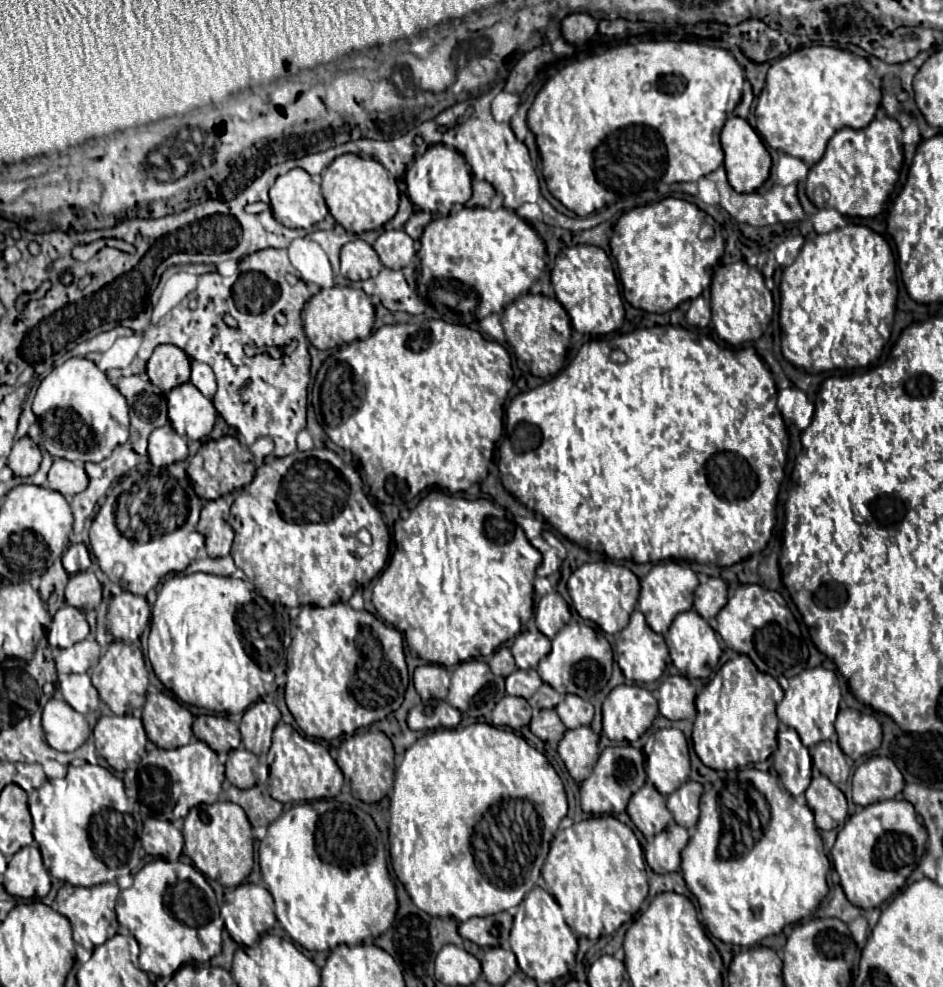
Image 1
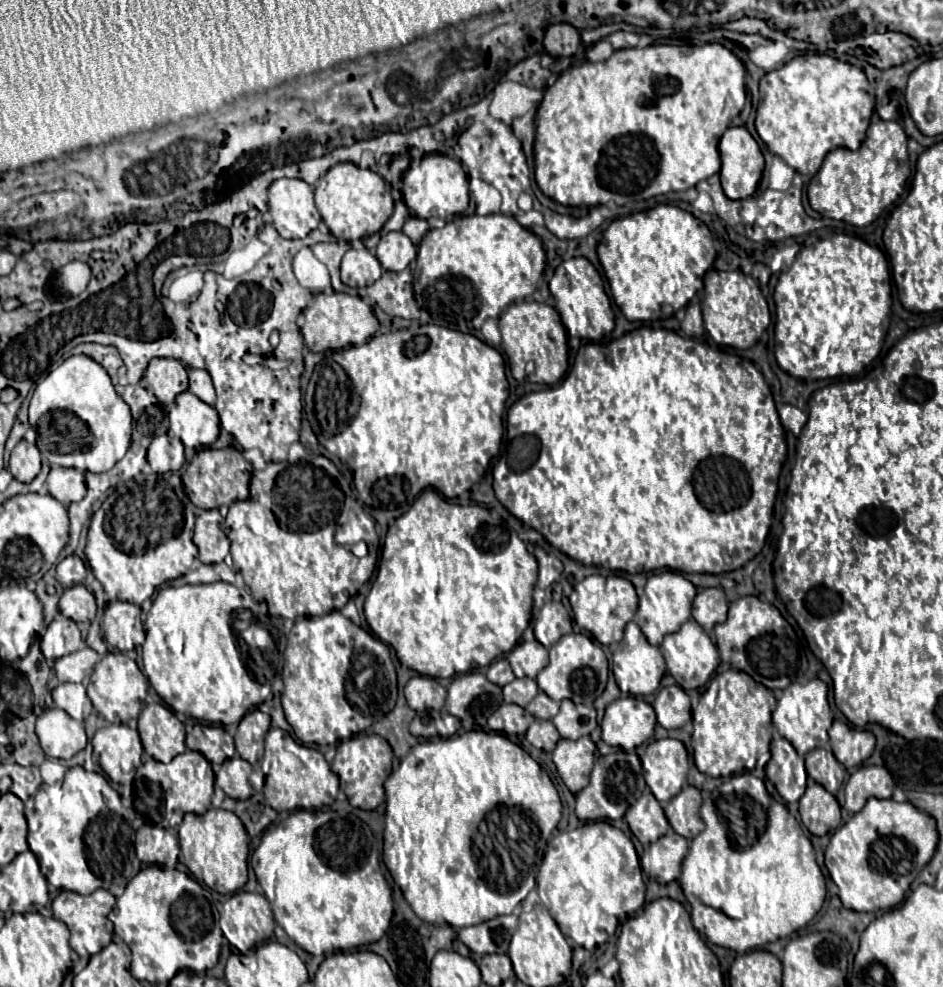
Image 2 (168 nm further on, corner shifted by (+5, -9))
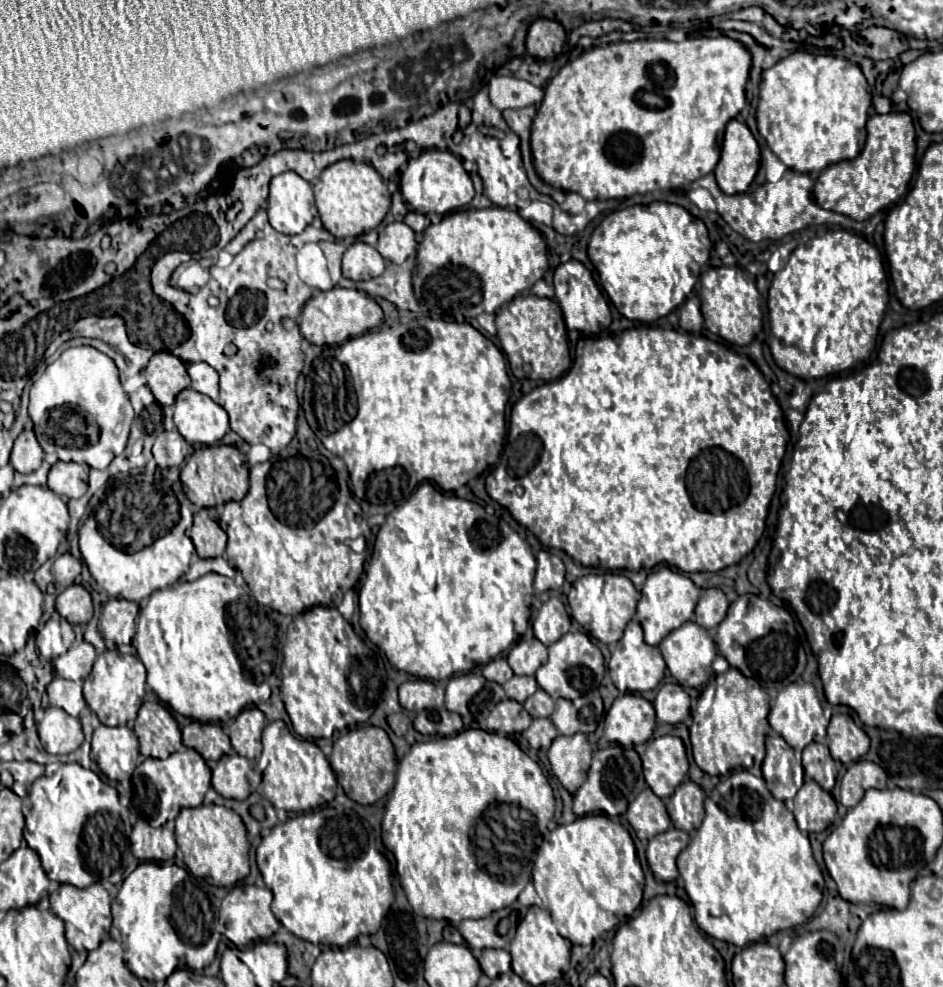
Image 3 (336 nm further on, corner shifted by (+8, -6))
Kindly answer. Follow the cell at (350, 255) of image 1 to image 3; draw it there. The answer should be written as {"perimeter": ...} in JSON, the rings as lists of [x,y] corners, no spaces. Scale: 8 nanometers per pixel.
{"perimeter":[[[354,243],[346,249],[342,259],[342,273],[352,281],[366,281],[382,275],[384,257],[368,243]]]}

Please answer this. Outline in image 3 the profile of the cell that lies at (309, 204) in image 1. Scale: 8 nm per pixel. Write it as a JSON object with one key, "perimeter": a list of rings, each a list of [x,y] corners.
{"perimeter":[[[294,171],[276,175],[270,181],[268,217],[278,233],[302,233],[316,217],[312,185]]]}

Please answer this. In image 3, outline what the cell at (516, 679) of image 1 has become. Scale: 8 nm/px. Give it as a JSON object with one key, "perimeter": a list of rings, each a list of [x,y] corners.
{"perimeter":[[[514,675],[506,685],[504,685],[504,691],[510,699],[518,701],[518,703],[524,703],[530,695],[534,695],[534,691],[538,689],[538,683],[536,679],[530,675],[530,677],[518,677]]]}

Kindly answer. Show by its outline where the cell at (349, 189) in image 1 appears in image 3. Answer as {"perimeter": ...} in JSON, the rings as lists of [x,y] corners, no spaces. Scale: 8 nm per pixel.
{"perimeter":[[[350,159],[336,161],[324,169],[318,183],[314,183],[316,207],[322,225],[336,237],[358,237],[380,225],[390,209],[390,191],[387,182],[370,163],[354,163]]]}

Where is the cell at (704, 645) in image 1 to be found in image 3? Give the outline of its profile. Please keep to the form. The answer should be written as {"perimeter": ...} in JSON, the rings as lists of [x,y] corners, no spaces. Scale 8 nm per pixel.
{"perimeter":[[[688,621],[684,623],[680,629],[672,631],[670,635],[664,637],[664,641],[658,645],[672,677],[684,687],[700,687],[700,685],[706,685],[708,679],[710,679],[710,667],[712,667],[712,661],[716,657],[716,645],[712,641],[712,637],[708,635],[708,631],[704,627],[698,627],[698,623],[694,621]]]}

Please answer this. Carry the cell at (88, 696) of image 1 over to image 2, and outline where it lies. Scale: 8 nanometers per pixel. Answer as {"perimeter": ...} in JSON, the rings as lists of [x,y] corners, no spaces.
{"perimeter":[[[59,684],[53,690],[53,702],[57,708],[65,710],[71,718],[79,722],[83,722],[93,710],[83,684]]]}

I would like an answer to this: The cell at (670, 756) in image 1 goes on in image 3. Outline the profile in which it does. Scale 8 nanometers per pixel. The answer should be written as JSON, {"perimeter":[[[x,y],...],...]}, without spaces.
{"perimeter":[[[672,735],[650,739],[646,743],[646,753],[642,755],[642,765],[644,765],[644,779],[650,785],[650,789],[662,799],[670,797],[688,773],[688,757],[686,757],[686,749],[684,749],[682,739],[672,737]]]}

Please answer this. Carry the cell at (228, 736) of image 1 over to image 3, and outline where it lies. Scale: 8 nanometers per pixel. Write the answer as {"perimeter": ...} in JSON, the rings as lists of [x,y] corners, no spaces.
{"perimeter":[[[192,721],[182,729],[182,743],[196,749],[206,761],[218,761],[232,747],[228,735],[215,723]]]}

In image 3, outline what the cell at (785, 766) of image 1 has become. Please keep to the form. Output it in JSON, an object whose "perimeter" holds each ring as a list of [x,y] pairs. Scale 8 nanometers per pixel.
{"perimeter":[[[776,733],[768,735],[762,775],[774,799],[778,801],[792,799],[804,783],[801,752],[790,749],[780,735]]]}

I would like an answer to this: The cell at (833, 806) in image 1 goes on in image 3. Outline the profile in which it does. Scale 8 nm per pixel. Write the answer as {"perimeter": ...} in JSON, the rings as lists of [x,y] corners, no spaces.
{"perimeter":[[[806,779],[794,797],[794,817],[802,831],[824,831],[836,819],[836,801],[816,781]]]}

